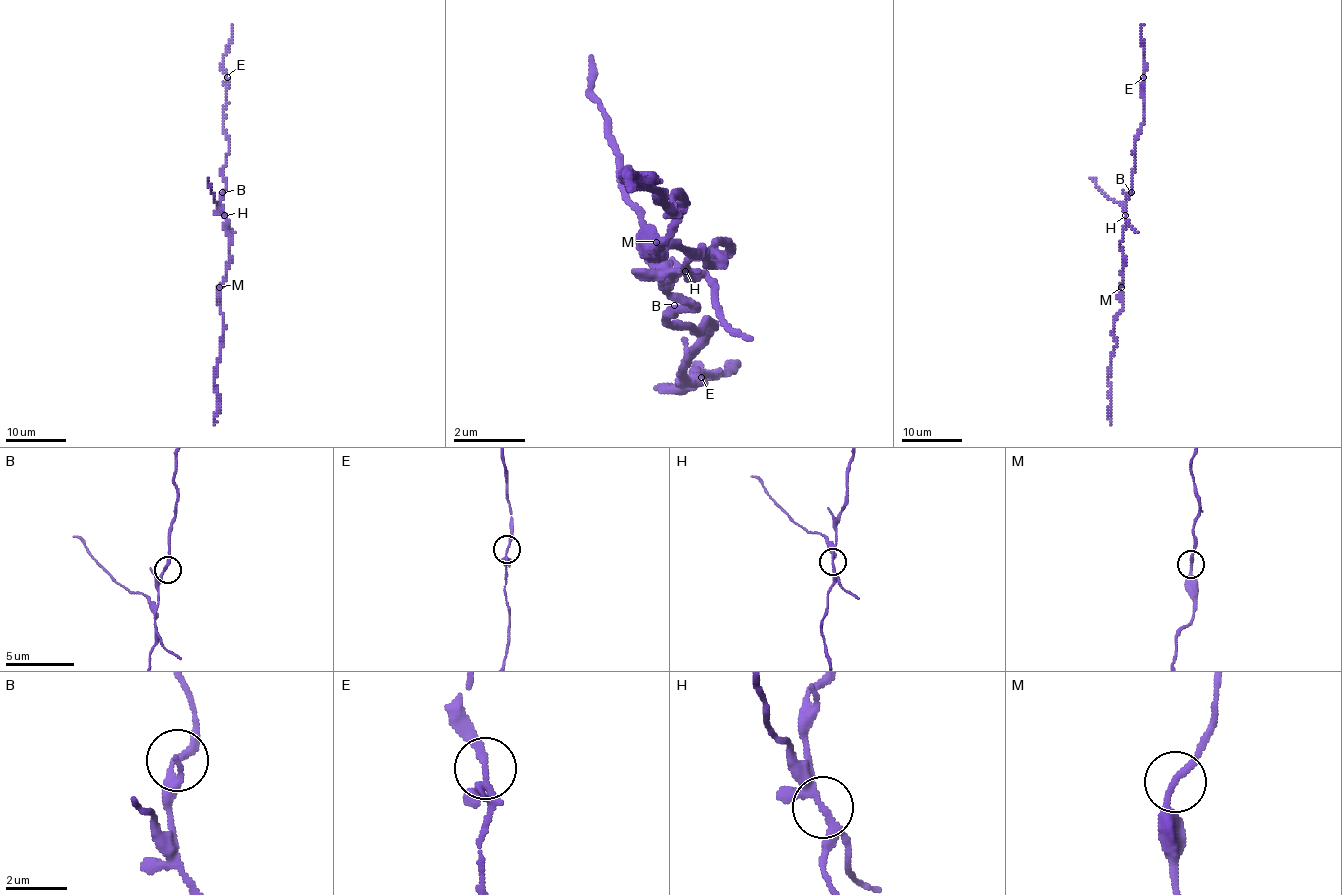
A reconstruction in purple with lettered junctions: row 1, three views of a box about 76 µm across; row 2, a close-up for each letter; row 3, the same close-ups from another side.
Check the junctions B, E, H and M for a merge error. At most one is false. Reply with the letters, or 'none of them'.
H

